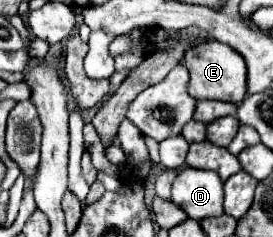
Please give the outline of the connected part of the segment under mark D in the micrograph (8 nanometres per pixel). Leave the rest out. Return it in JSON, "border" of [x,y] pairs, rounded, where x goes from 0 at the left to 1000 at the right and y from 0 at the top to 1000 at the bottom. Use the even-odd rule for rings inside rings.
{"border":[[[678,705],[634,764],[626,848],[722,932],[817,907],[817,764],[780,722]]]}

